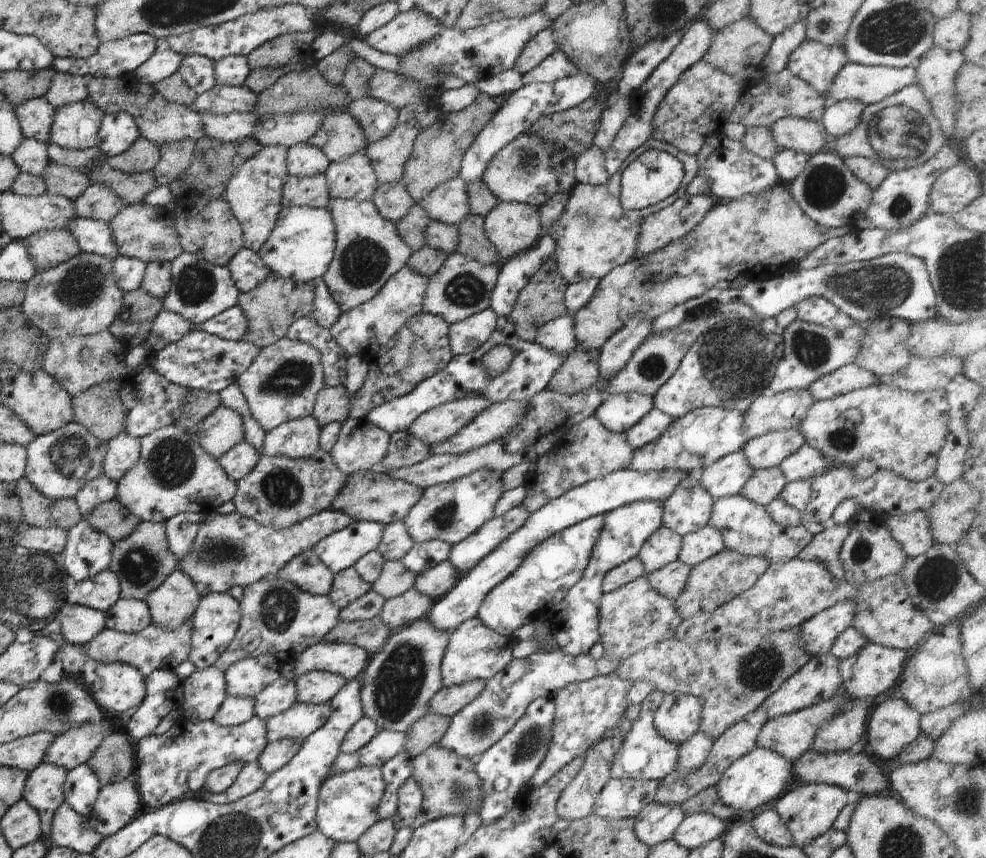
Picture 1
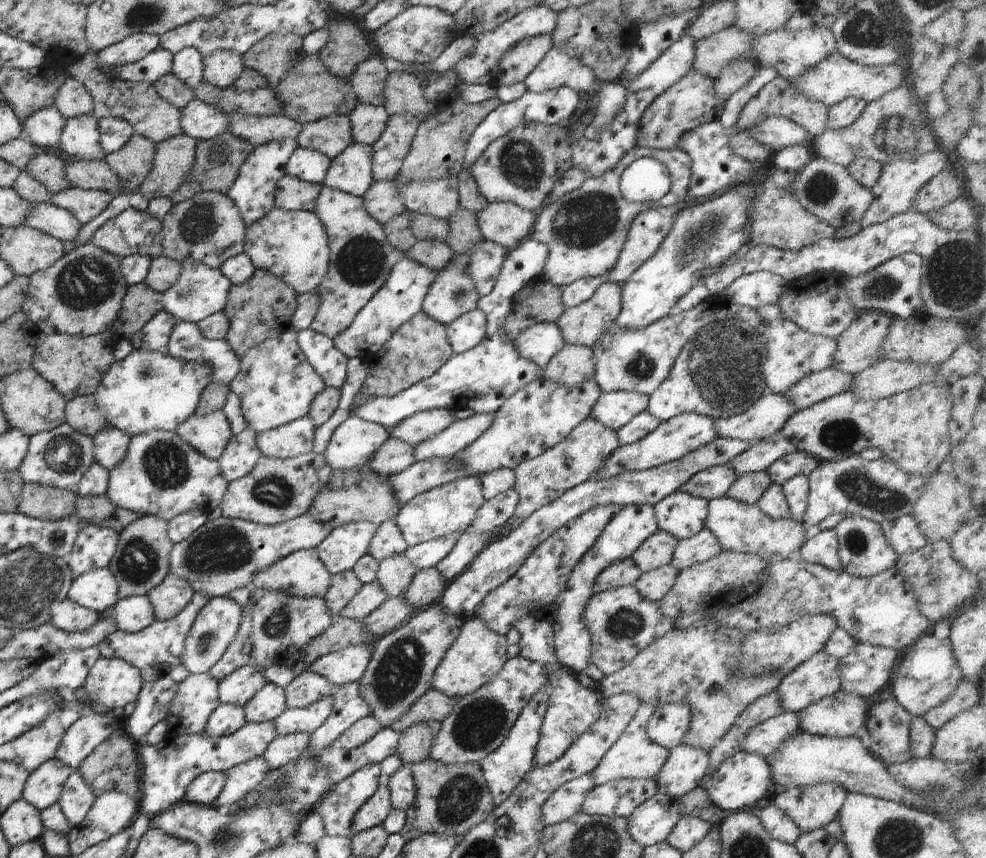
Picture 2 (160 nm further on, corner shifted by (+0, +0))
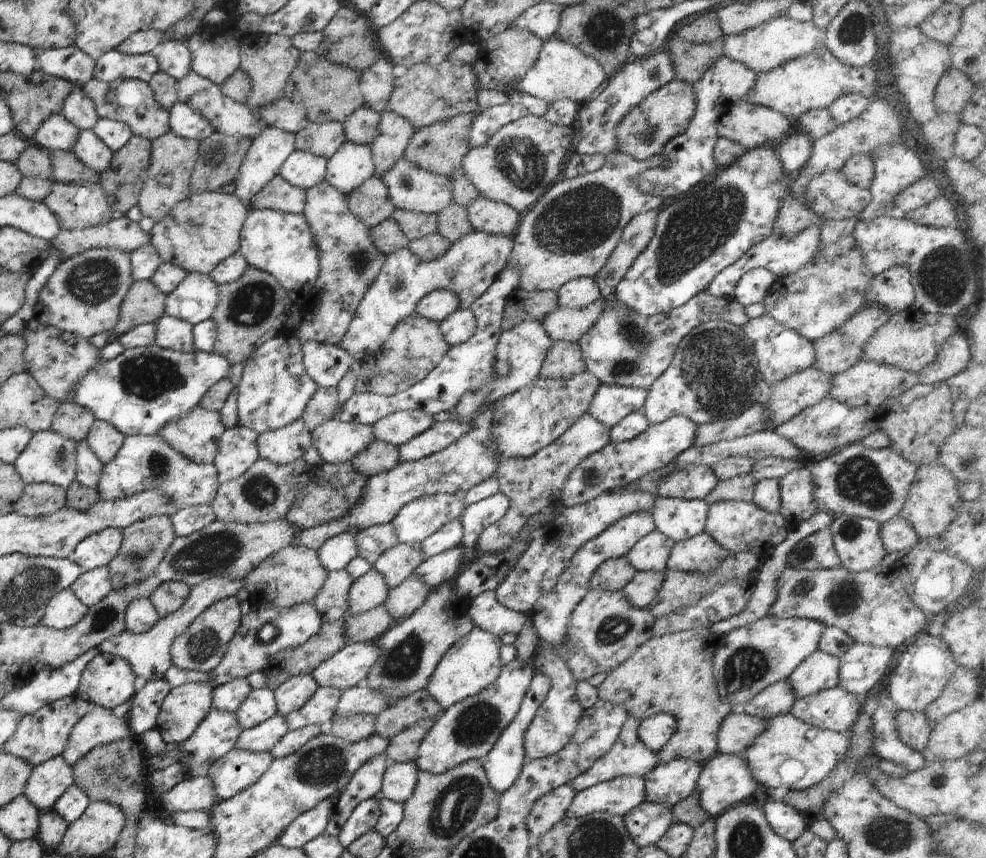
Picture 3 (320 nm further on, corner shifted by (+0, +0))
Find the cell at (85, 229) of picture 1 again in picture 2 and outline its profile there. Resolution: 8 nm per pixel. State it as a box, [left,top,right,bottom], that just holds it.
[22,202,82,241]

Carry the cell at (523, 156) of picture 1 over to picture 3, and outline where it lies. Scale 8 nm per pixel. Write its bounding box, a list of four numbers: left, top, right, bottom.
[460,114,572,215]

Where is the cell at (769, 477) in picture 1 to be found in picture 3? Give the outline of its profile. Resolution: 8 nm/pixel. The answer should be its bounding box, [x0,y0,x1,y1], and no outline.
[703,474,757,504]

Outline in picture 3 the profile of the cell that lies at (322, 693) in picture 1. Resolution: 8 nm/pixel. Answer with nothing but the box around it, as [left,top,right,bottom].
[273,674,318,716]

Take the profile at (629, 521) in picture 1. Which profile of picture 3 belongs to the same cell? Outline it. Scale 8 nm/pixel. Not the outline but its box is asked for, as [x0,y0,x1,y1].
[530,512,655,646]

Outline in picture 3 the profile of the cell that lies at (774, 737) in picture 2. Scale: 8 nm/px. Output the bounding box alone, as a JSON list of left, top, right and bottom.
[717,710,765,755]

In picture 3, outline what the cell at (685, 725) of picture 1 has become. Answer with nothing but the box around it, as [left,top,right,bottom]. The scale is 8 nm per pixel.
[637,713,676,752]

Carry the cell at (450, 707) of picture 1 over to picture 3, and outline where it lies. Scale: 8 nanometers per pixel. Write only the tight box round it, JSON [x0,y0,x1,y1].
[375,689,443,739]

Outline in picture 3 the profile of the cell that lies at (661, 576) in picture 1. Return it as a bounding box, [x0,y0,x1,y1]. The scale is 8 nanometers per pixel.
[622,571,664,609]

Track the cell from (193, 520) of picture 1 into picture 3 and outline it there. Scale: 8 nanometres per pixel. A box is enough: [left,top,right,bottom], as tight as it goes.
[171,505,215,537]

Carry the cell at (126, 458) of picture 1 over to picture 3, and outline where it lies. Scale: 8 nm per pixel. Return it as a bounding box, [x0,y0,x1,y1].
[85,419,125,465]

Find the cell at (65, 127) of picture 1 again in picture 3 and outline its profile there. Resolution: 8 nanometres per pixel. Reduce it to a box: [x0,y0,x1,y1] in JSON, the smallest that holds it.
[71,129,114,174]

